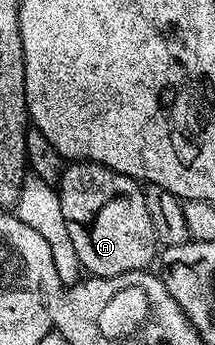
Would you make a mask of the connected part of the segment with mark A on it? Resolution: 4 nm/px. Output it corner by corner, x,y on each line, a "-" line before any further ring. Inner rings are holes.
75,160
62,167
62,174
59,177
57,189
59,191
59,199
61,200
61,216
65,216
65,228
69,228
69,240
73,240
73,252
77,252
79,265
88,275
96,278
116,278
122,274
128,274
129,272
146,271
148,267
150,267
147,265
149,265
150,262
154,263
156,261
159,245
155,233
153,232
153,224
149,220
149,208
146,207
144,187
136,182
134,178
125,176
113,168
102,166
96,162
81,162

